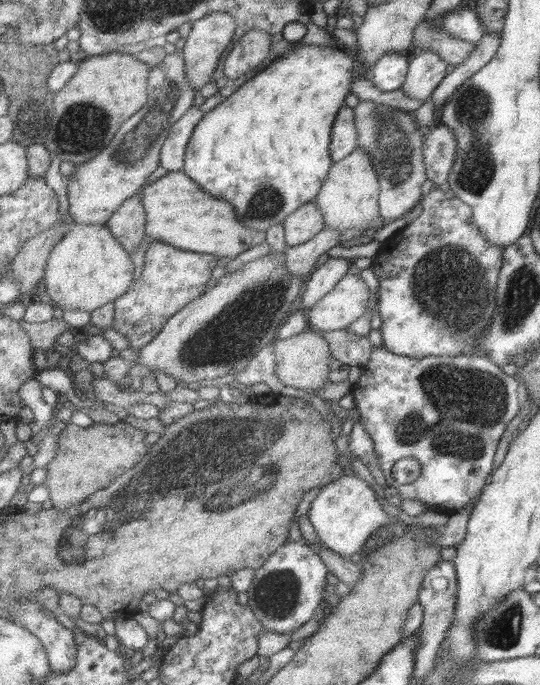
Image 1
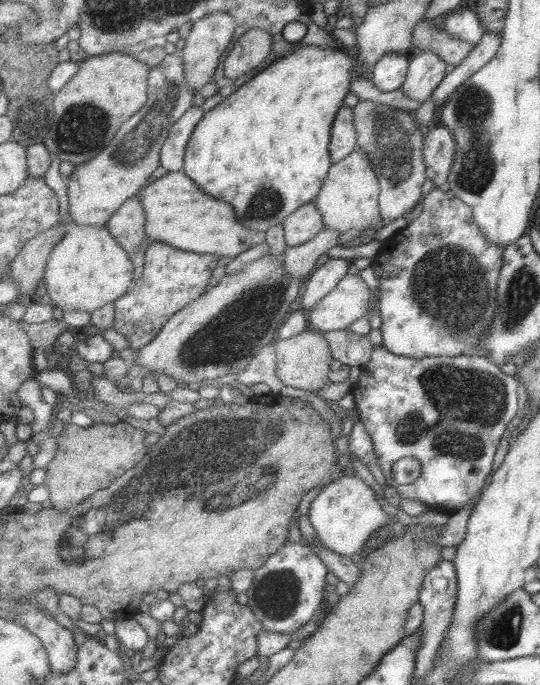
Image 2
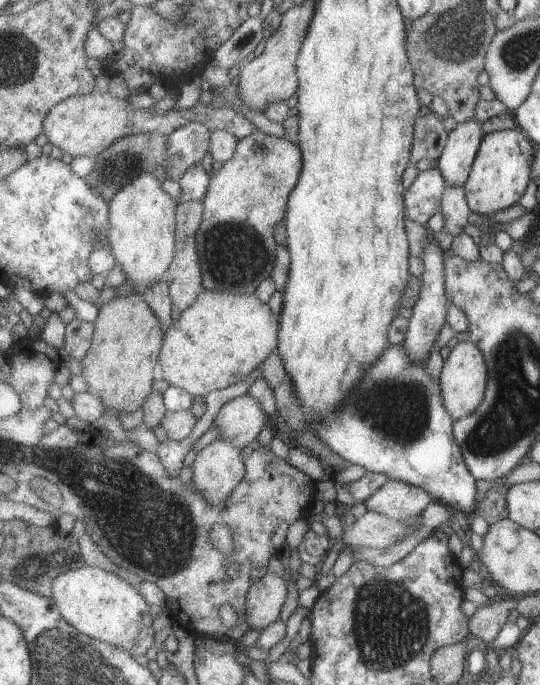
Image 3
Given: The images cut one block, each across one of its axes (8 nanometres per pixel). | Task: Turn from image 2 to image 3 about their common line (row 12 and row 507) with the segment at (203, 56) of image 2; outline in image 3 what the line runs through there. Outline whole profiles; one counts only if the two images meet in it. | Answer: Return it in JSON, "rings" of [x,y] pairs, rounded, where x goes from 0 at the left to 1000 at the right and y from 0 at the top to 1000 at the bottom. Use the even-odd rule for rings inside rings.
{"rings":[[[402,641],[365,663],[359,707],[387,734],[411,743],[459,695],[448,655],[431,645]]]}

